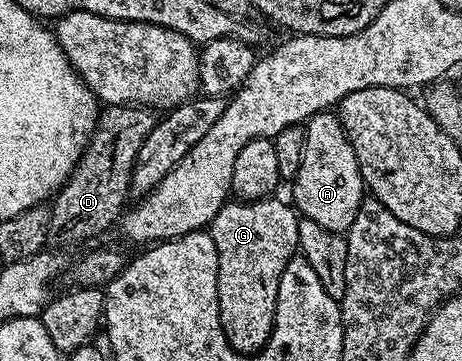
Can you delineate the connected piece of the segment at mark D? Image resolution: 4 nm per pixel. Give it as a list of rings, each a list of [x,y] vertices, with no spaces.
[[[108,105],[99,112],[92,140],[76,162],[68,182],[60,188],[51,204],[48,234],[53,244],[61,243],[56,244],[61,248],[72,247],[75,243],[84,243],[117,226],[126,210],[124,202],[130,199],[138,151],[158,122],[157,116],[152,115],[155,114],[149,108],[135,105]]]

